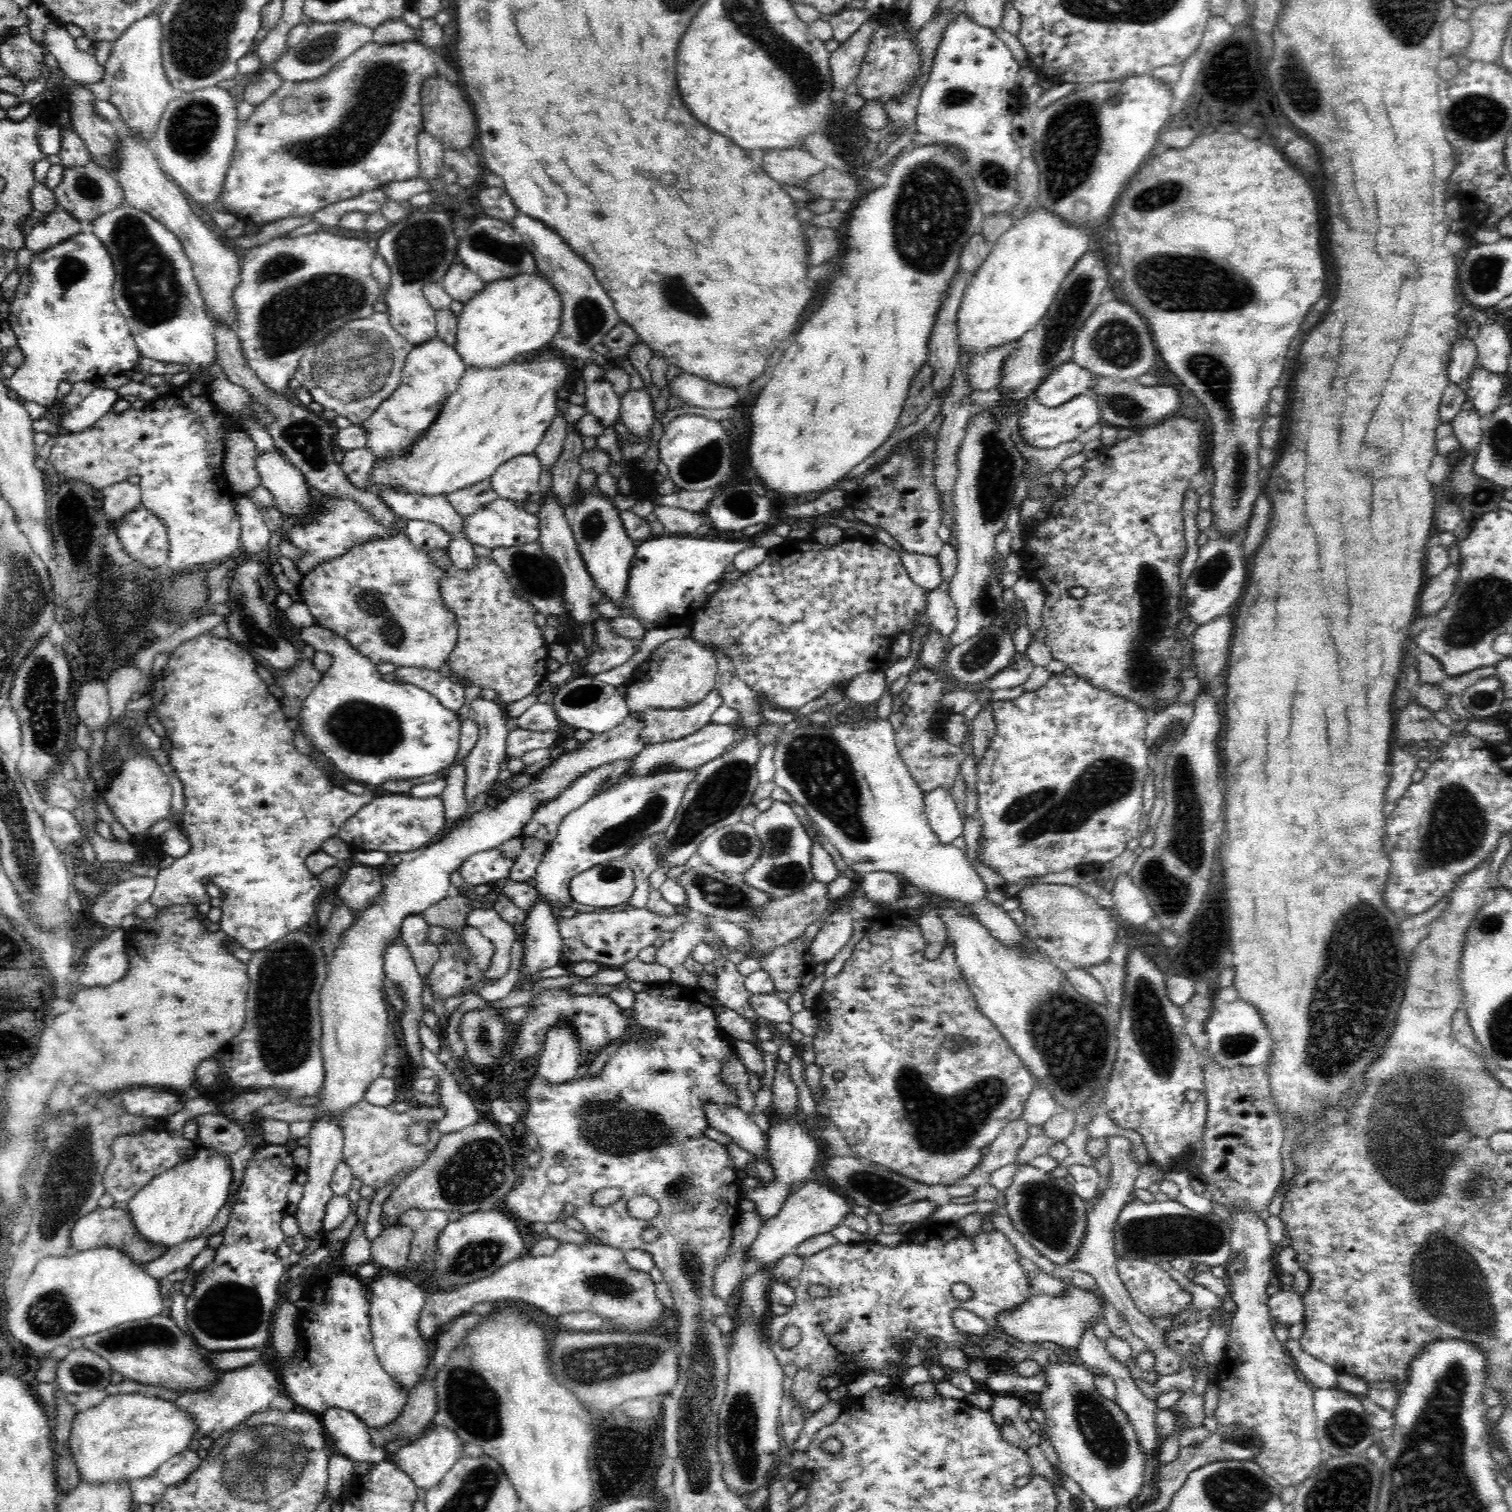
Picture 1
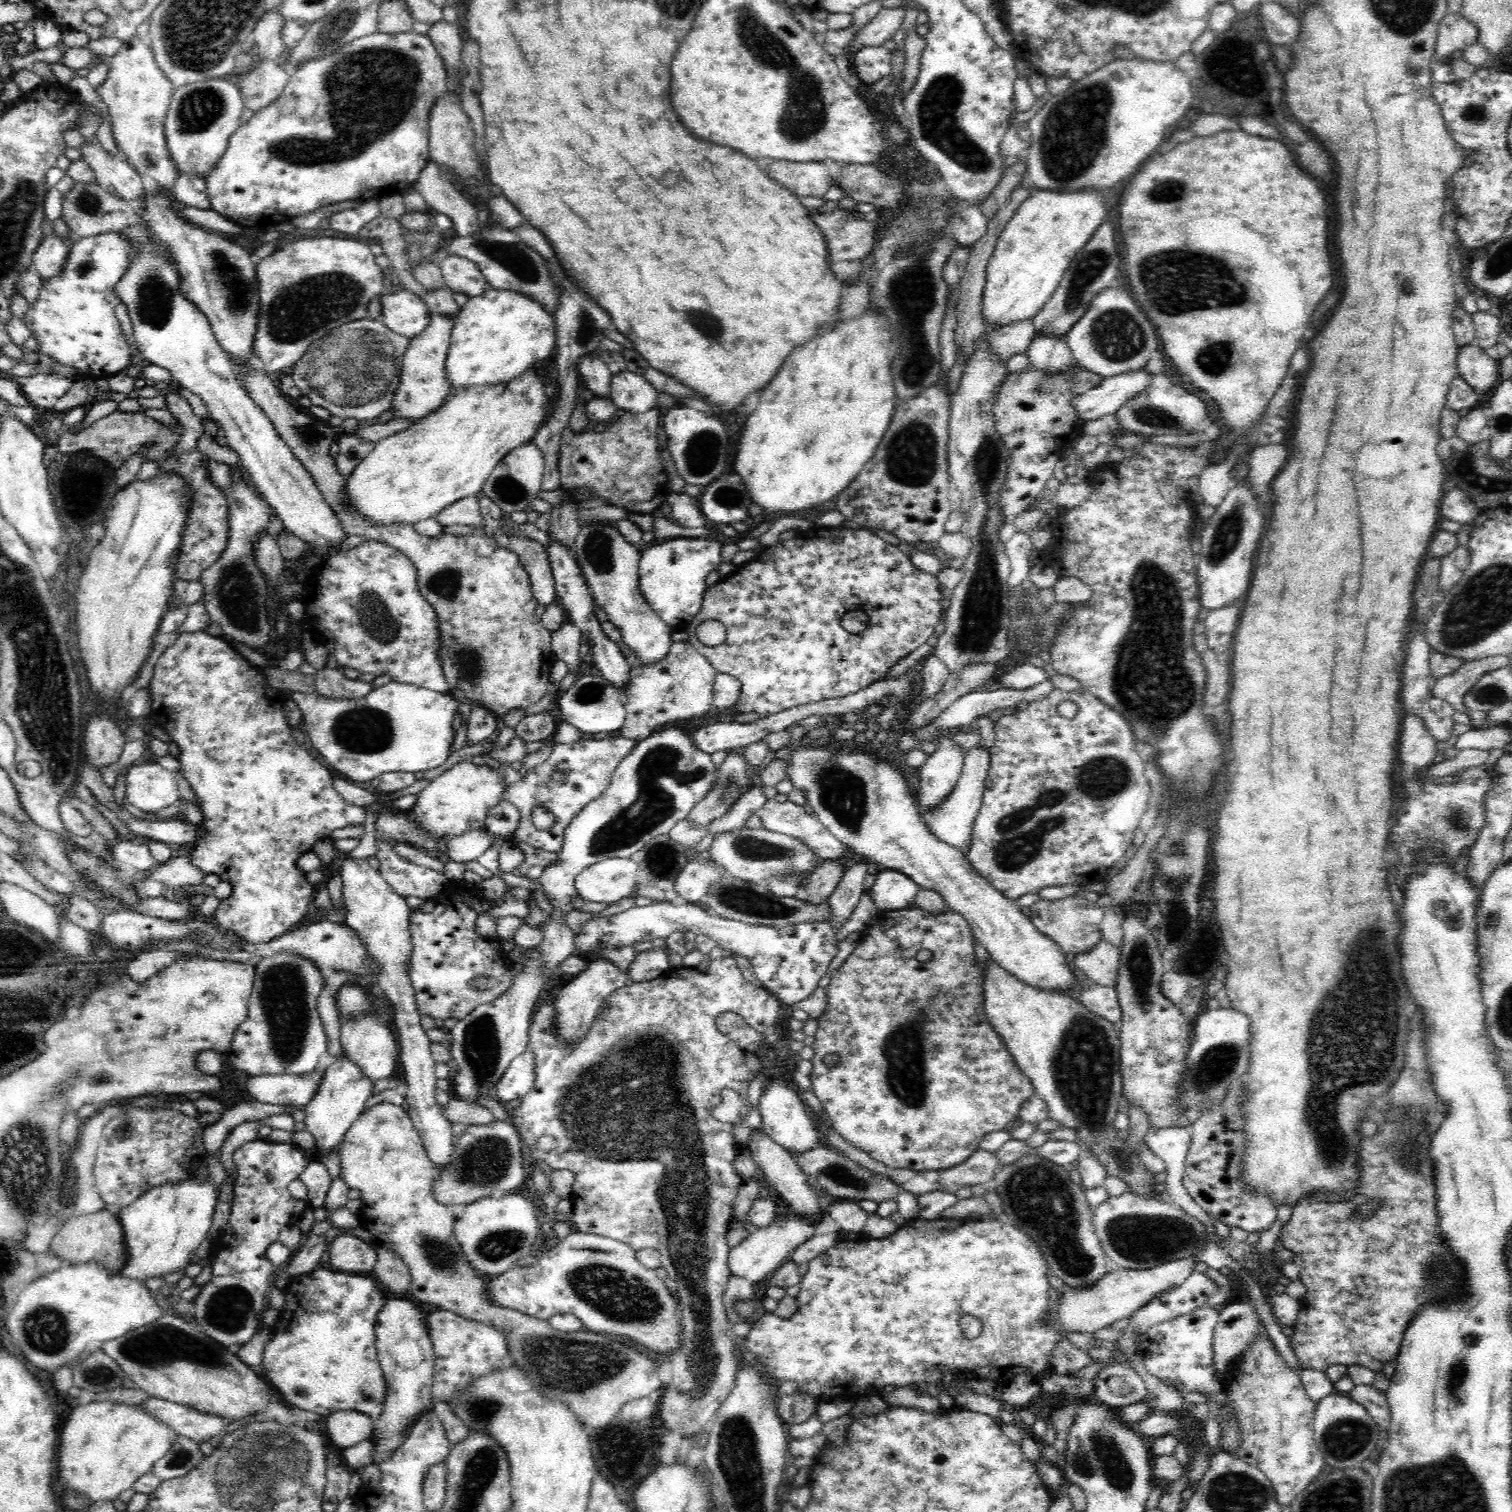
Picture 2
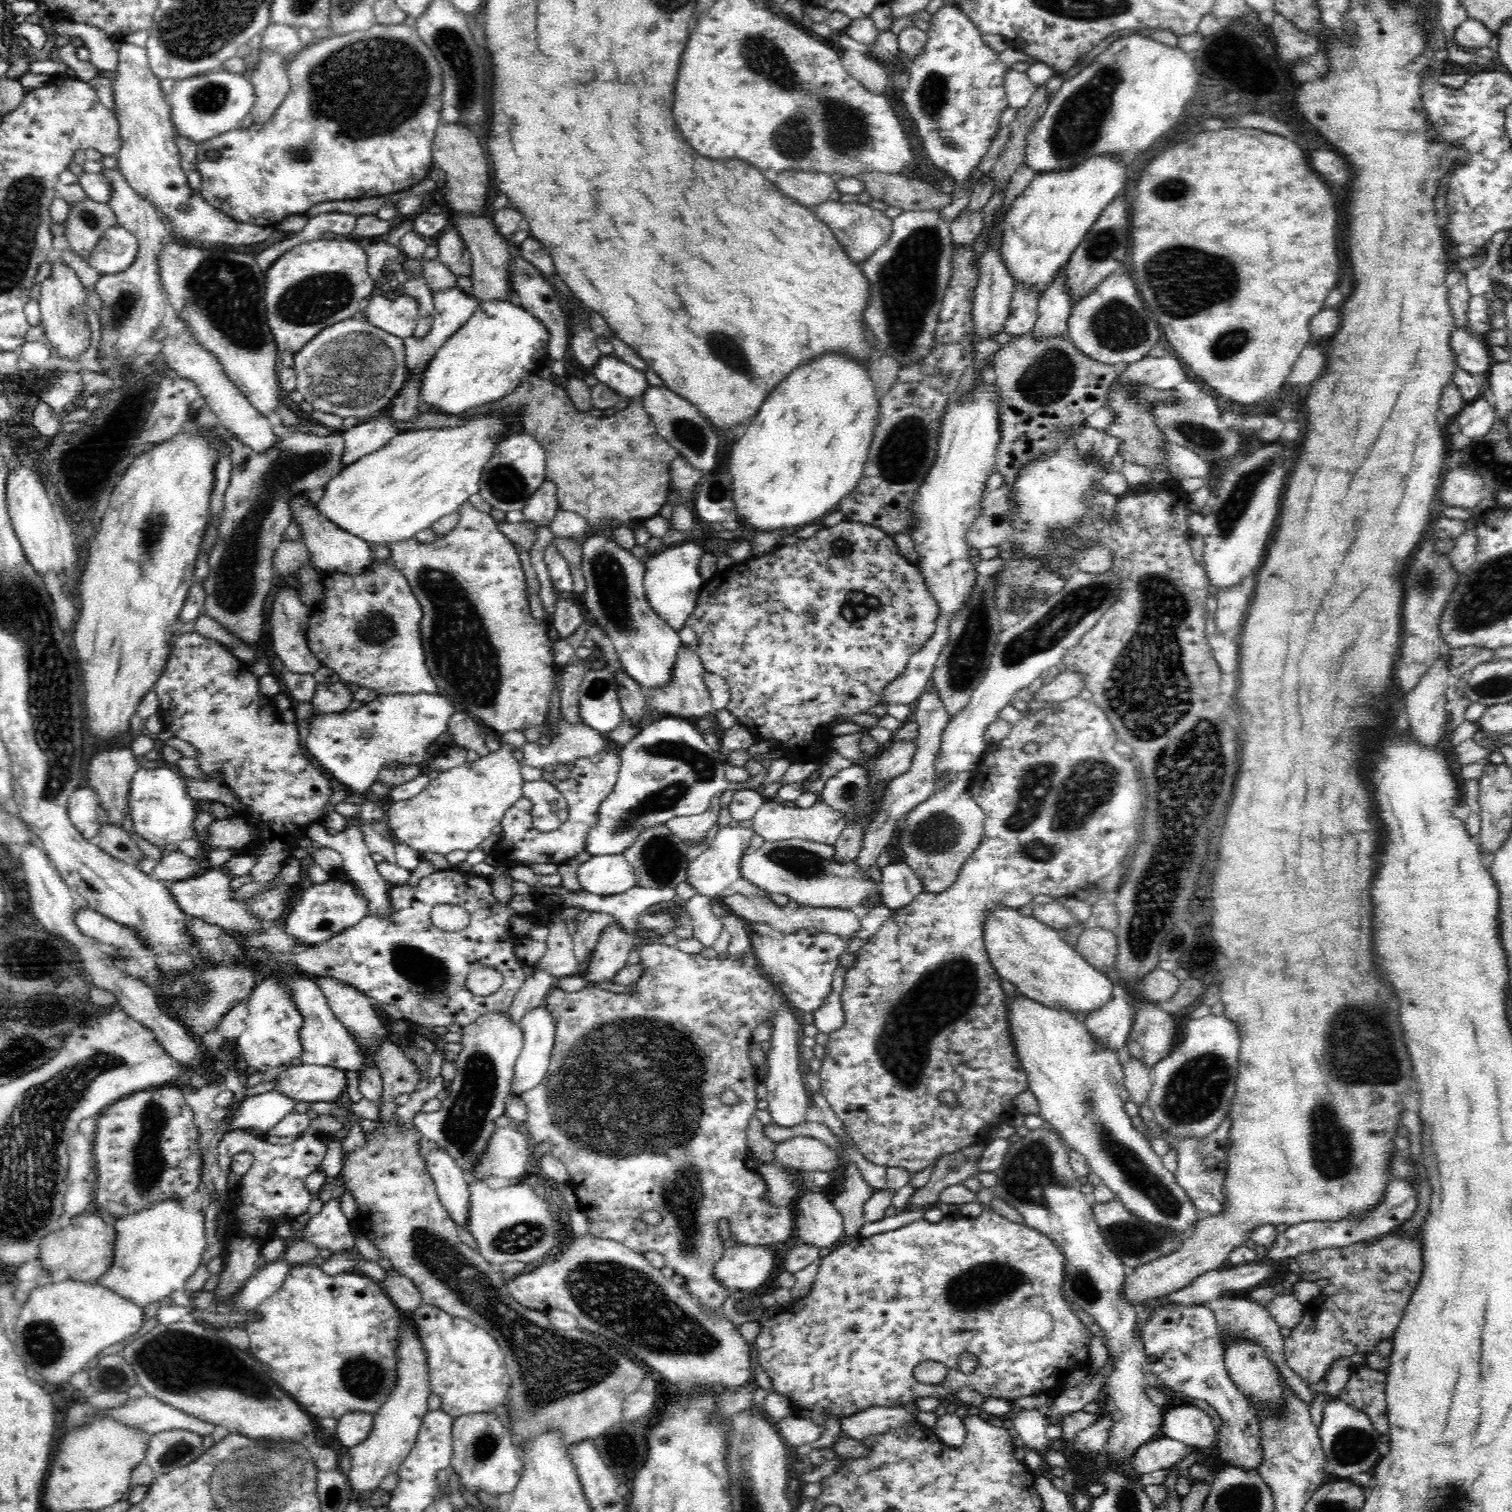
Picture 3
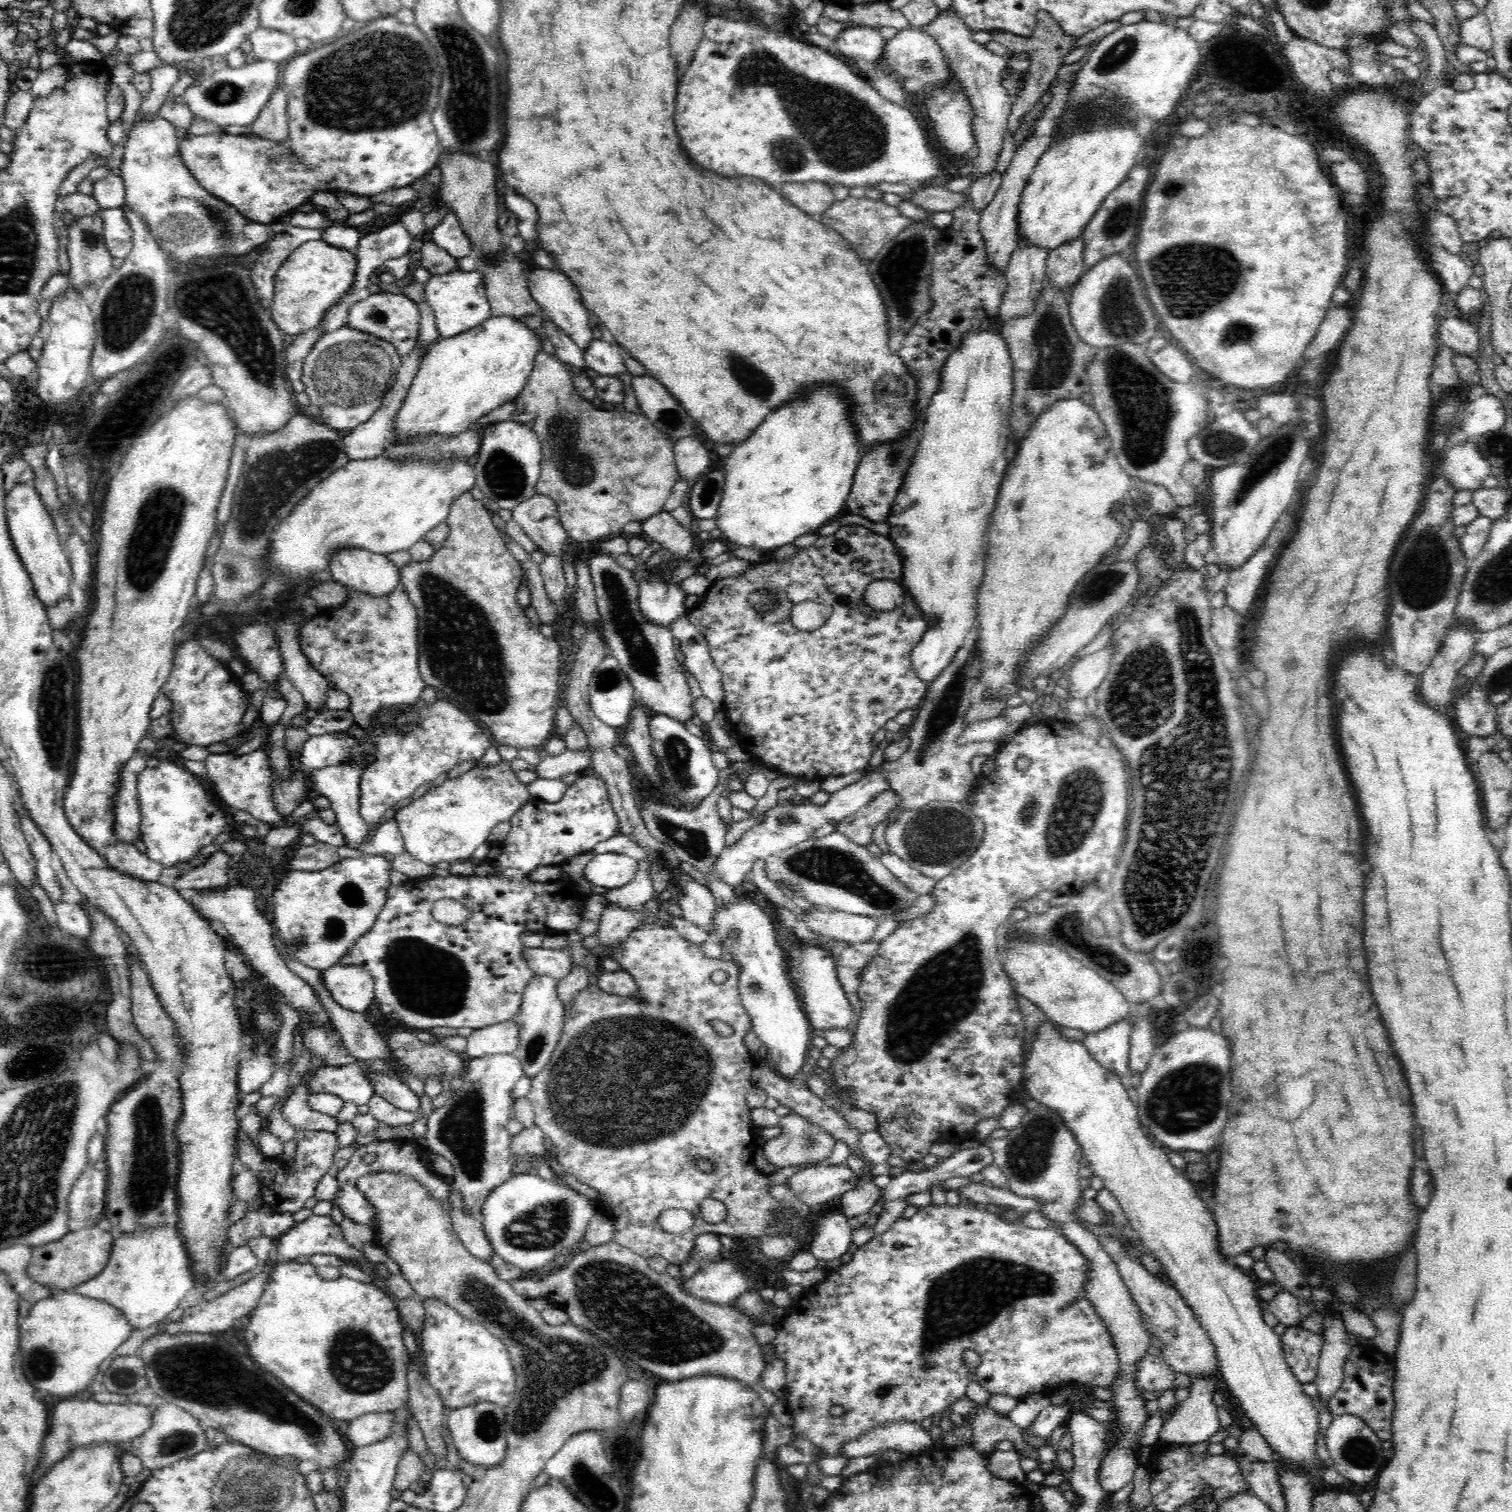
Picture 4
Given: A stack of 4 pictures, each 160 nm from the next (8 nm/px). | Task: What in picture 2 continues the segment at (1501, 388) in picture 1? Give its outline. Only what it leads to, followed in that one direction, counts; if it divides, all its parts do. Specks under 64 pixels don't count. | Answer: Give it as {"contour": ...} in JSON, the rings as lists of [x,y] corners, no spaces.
{"contour":[[[1473,343],[1462,345],[1457,356],[1457,372],[1476,393],[1492,391],[1499,381],[1499,369],[1496,359],[1486,355],[1480,345]]]}

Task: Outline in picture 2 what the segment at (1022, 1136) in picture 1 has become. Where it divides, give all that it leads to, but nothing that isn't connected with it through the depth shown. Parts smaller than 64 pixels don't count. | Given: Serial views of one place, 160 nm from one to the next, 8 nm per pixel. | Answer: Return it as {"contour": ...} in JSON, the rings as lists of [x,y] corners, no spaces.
{"contour":[[[979,1148],[964,1162],[960,1162],[952,1168],[946,1168],[946,1170],[938,1170],[937,1183],[949,1189],[974,1184],[991,1186],[996,1172],[1000,1172],[1002,1167],[996,1159],[996,1154]]]}

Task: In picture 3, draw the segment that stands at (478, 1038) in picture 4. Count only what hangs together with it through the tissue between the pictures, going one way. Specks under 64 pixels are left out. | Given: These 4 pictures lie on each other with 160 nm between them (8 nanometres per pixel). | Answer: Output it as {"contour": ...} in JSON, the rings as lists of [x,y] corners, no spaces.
{"contour":[[[534,967],[534,974],[526,976],[522,988],[518,990],[518,994],[516,994],[513,1003],[507,1010],[507,1018],[511,1022],[519,1024],[522,1017],[528,1014],[529,1010],[544,1004],[546,996],[552,988],[555,988],[556,984],[556,978],[549,972]]]}

